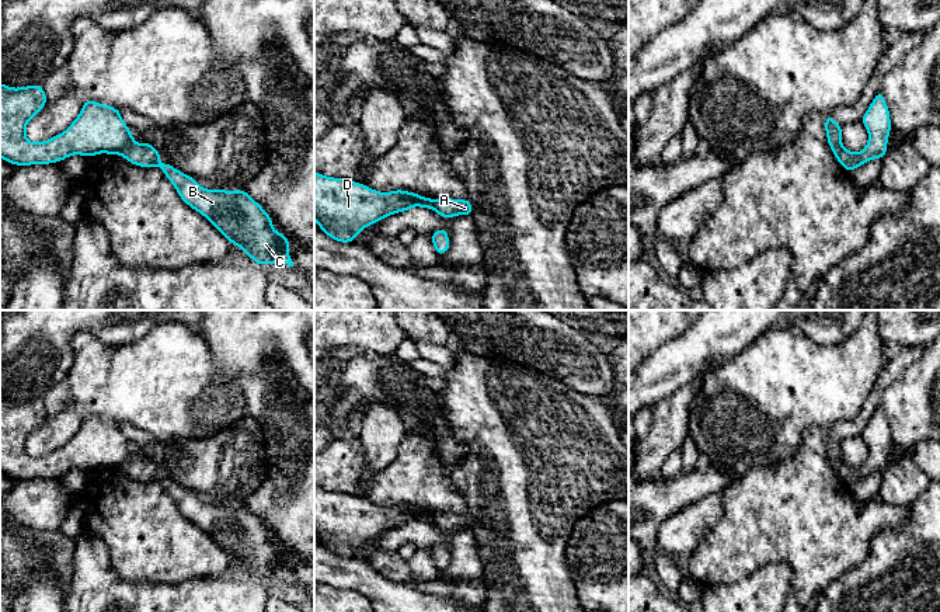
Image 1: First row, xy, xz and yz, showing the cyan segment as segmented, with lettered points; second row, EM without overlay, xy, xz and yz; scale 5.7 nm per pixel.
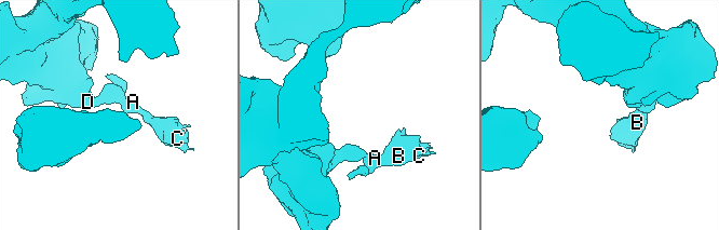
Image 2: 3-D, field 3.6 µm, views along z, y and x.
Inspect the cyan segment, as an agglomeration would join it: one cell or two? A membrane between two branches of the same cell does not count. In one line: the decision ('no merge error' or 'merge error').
merge error

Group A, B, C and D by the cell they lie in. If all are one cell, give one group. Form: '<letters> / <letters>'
A B C / D

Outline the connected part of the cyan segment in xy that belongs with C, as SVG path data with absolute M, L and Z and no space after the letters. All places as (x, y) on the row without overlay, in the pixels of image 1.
M133 455L121 466L121 470L139 481L160 481L180 512L205 531L231 560L237 559L257 577L257 581L272 580L276 576L293 581L288 567L290 554L272 542L272 532L241 503L237 505L202 503L195 493L170 477L161 479L161 467L149 456Z

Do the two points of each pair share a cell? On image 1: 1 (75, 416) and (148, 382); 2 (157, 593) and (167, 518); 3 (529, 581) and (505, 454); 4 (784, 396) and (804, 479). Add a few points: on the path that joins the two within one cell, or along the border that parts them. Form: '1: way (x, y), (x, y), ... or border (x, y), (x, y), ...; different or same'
1: border (70, 404), (83, 414); different
2: border (191, 577), (178, 583), (126, 581); different
3: way (521, 549), (521, 486); same
4: border (824, 431), (810, 427), (790, 456), (768, 466); different

